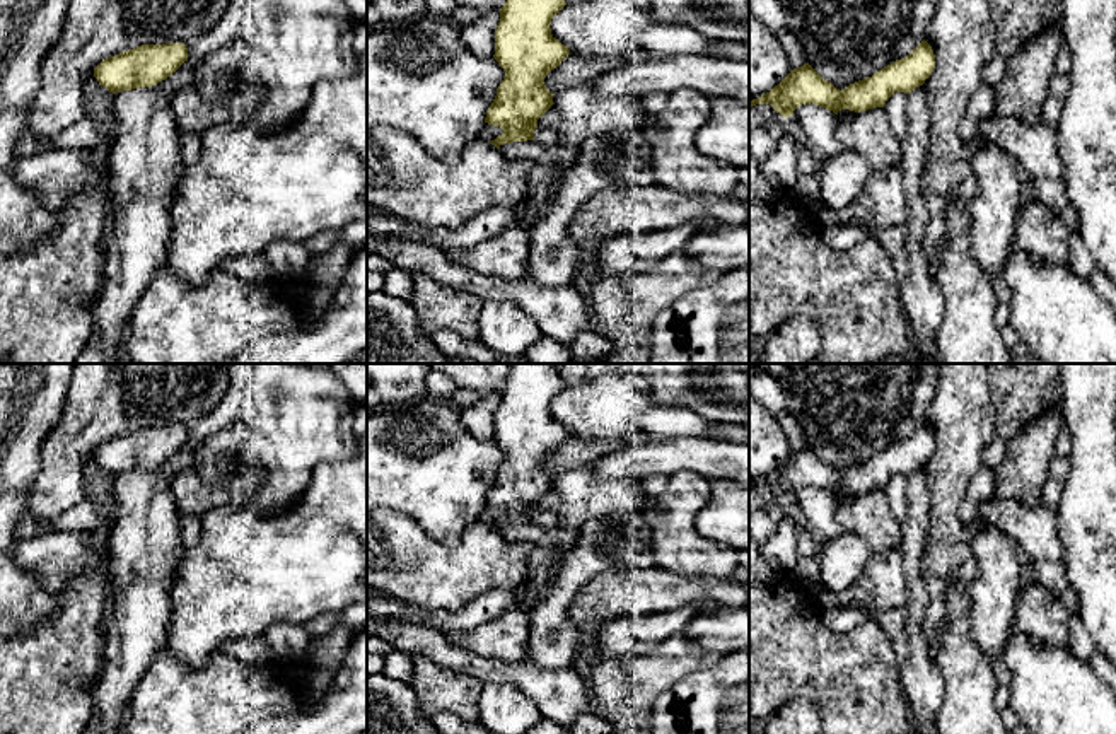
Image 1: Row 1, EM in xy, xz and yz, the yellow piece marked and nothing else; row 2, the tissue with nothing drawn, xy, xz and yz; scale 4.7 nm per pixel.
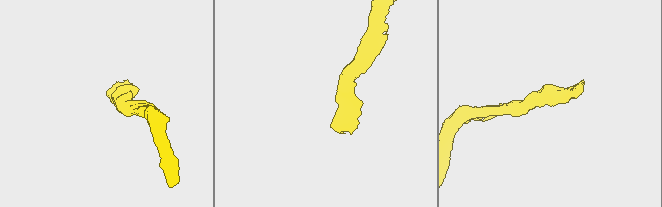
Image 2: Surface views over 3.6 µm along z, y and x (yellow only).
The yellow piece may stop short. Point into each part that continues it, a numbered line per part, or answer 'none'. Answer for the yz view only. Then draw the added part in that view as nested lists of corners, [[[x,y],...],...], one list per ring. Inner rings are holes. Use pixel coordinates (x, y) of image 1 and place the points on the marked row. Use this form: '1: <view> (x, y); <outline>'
none

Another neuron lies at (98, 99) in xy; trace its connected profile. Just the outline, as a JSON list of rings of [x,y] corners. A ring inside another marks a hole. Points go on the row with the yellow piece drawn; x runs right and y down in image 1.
[[[90,72],[85,79],[85,114],[92,114],[97,119],[97,130],[101,133],[108,133],[111,128],[111,106],[113,106],[113,92],[102,87],[94,72]]]

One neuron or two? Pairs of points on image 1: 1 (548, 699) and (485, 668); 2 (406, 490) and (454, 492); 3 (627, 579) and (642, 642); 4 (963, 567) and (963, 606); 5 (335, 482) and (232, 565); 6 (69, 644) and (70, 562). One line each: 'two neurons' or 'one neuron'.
1: one neuron
2: one neuron
3: two neurons
4: two neurons
5: one neuron
6: two neurons

